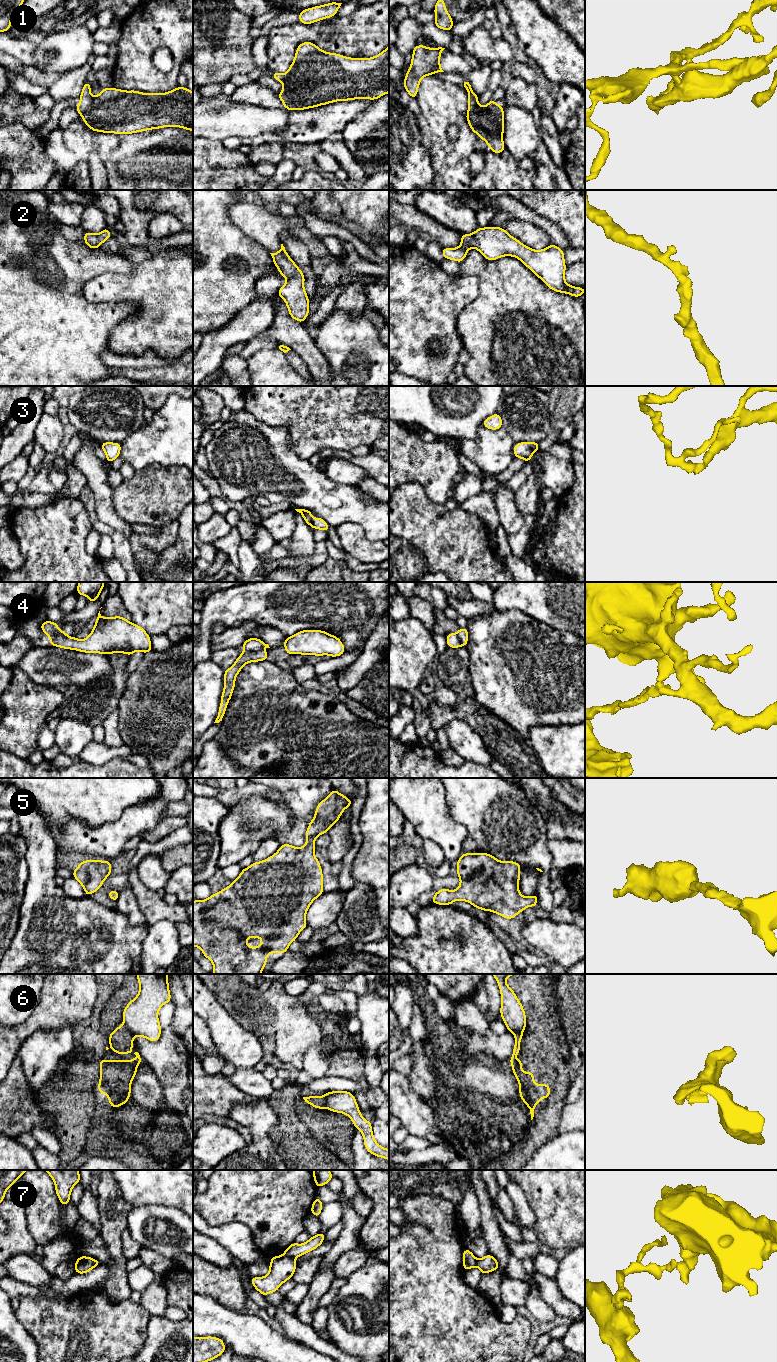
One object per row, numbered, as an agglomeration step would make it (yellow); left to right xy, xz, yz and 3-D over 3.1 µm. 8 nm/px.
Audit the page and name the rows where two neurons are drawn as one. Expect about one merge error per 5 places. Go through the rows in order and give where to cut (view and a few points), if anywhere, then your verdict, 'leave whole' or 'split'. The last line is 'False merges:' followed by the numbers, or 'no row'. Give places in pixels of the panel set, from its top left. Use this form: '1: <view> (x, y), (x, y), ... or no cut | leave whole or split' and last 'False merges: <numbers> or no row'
1: xy (93, 98), (90, 107), (81, 115) | split
2: no cut | leave whole
3: xz (311, 518), (312, 526) | split
4: xy (47, 633), (60, 633), (67, 637) | split
5: no cut | leave whole
6: xz (322, 1095), (325, 1107) | split
7: xz (283, 1254), (293, 1259) | split
False merges: 1, 3, 4, 6, 7

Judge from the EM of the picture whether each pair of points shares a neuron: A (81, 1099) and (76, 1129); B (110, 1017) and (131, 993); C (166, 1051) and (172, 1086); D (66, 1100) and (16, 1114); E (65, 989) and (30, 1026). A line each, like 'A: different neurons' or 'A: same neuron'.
A: same neuron
B: same neuron
C: same neuron
D: different neurons
E: same neuron

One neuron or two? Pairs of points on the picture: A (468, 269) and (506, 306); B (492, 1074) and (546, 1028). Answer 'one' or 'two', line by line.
A: one
B: two

